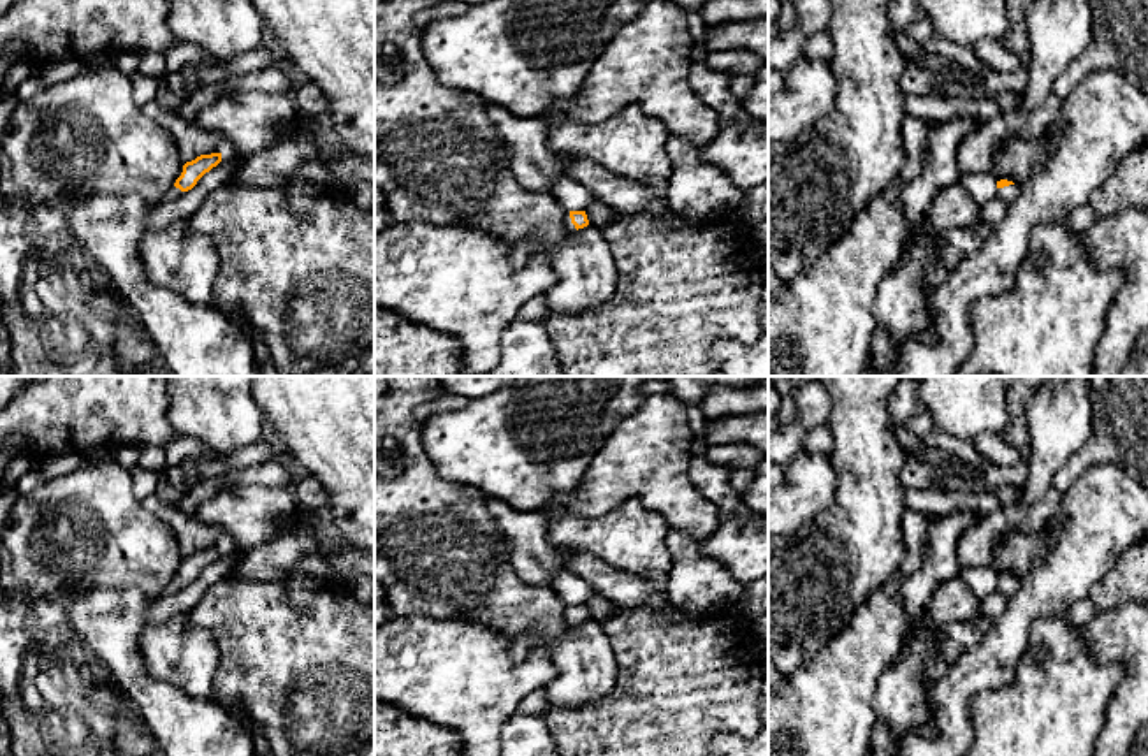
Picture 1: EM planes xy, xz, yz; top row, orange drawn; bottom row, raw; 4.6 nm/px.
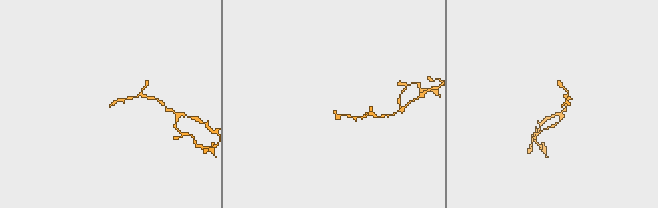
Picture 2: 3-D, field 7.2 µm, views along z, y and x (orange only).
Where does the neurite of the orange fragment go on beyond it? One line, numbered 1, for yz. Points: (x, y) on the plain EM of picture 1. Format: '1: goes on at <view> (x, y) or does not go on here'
1: goes on at yz (1008, 588)

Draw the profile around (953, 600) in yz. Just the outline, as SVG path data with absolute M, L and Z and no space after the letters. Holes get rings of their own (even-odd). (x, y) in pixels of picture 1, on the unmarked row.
M960 575L941 584L928 603L928 621L935 626L977 617L981 600L967 587Z

